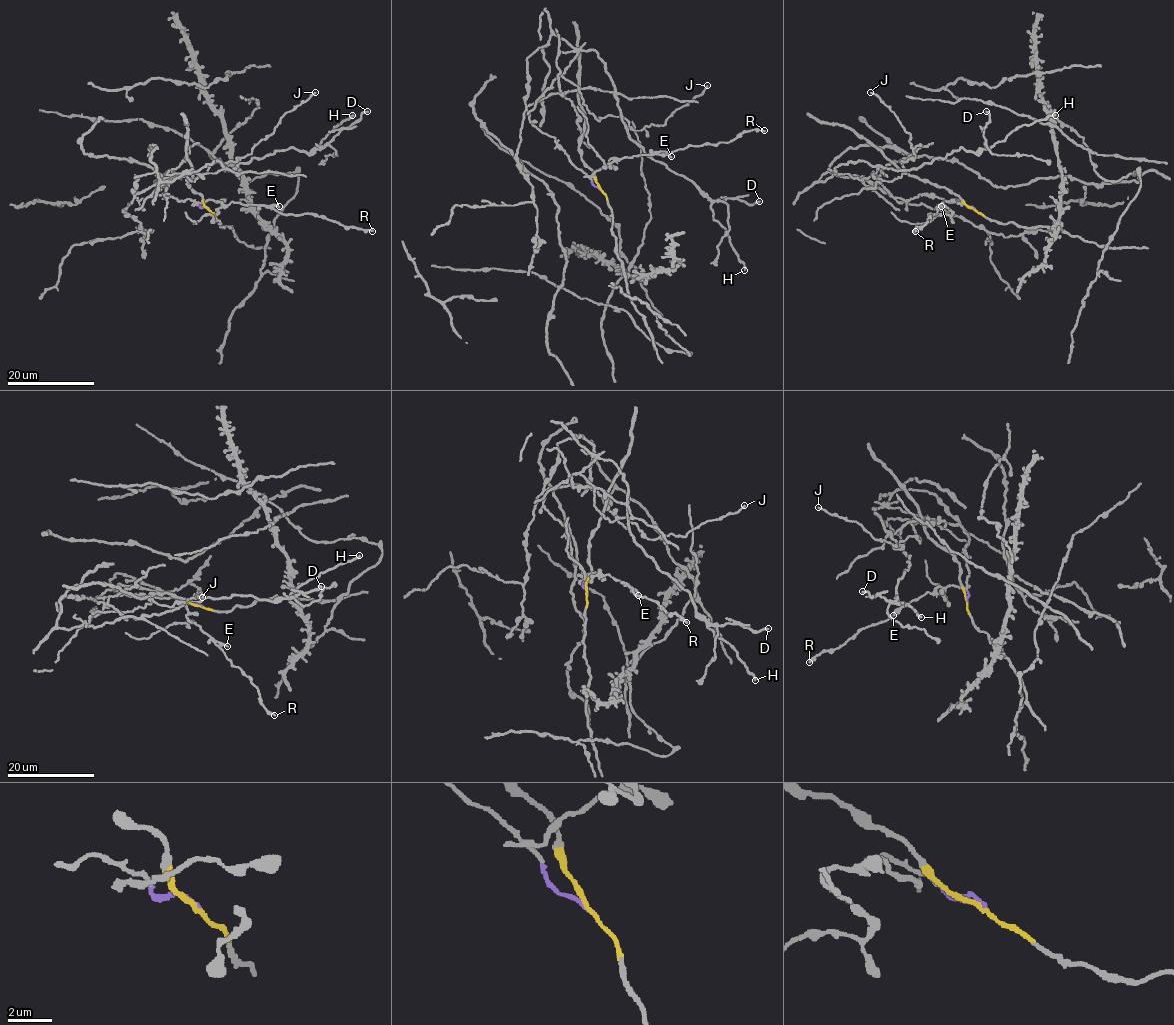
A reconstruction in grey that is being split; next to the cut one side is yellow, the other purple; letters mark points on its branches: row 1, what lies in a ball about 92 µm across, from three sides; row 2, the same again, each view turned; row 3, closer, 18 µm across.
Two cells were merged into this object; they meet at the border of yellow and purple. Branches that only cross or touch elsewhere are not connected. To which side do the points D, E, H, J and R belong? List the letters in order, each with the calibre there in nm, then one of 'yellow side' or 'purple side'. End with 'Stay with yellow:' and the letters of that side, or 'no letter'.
D: 240 nm | purple side
E: 130 nm | purple side
H: 200 nm | purple side
J: 160 nm | purple side
R: 190 nm | purple side
Stay with yellow: no letter

